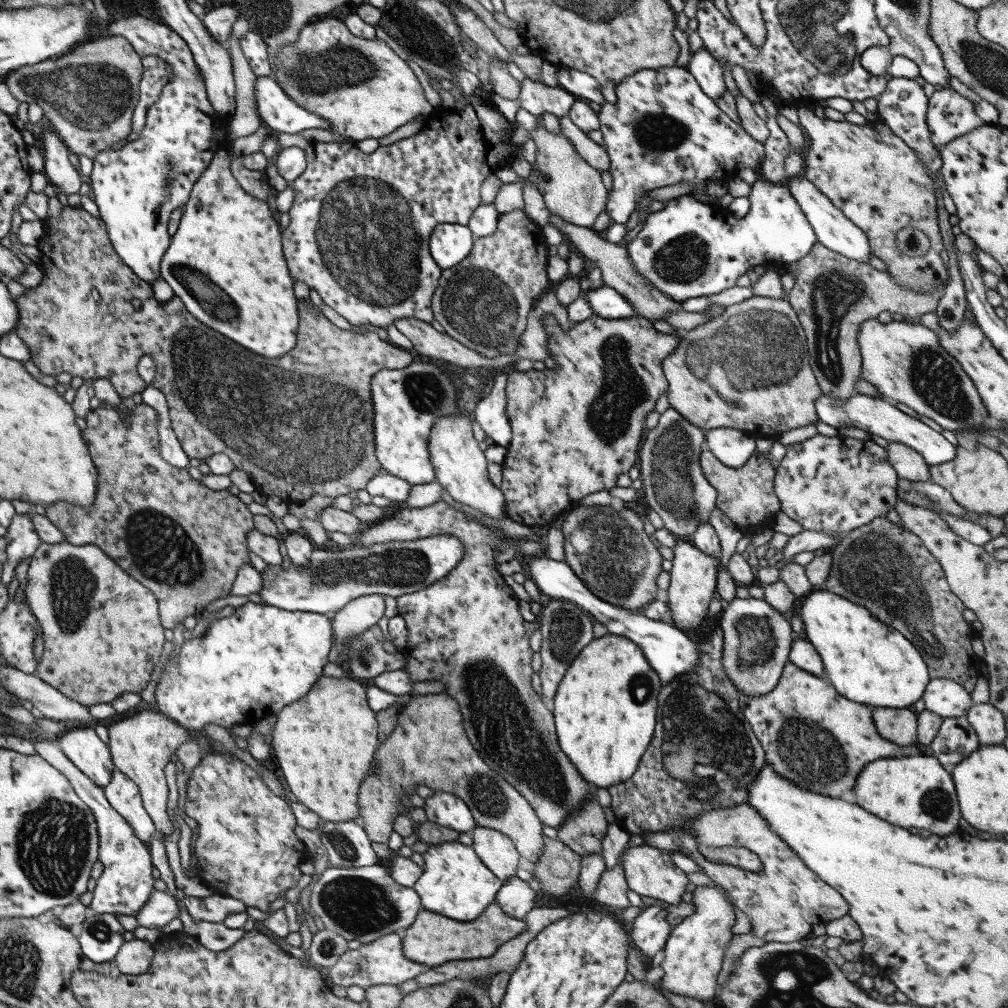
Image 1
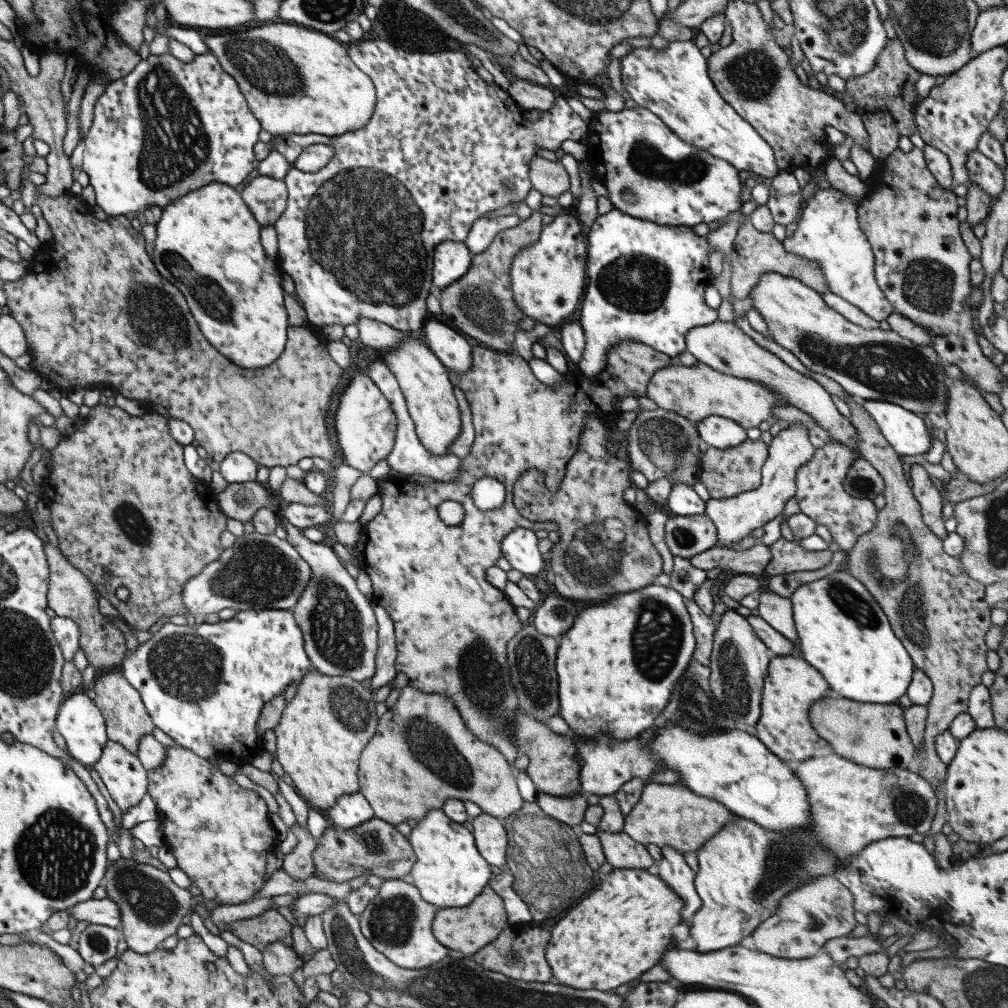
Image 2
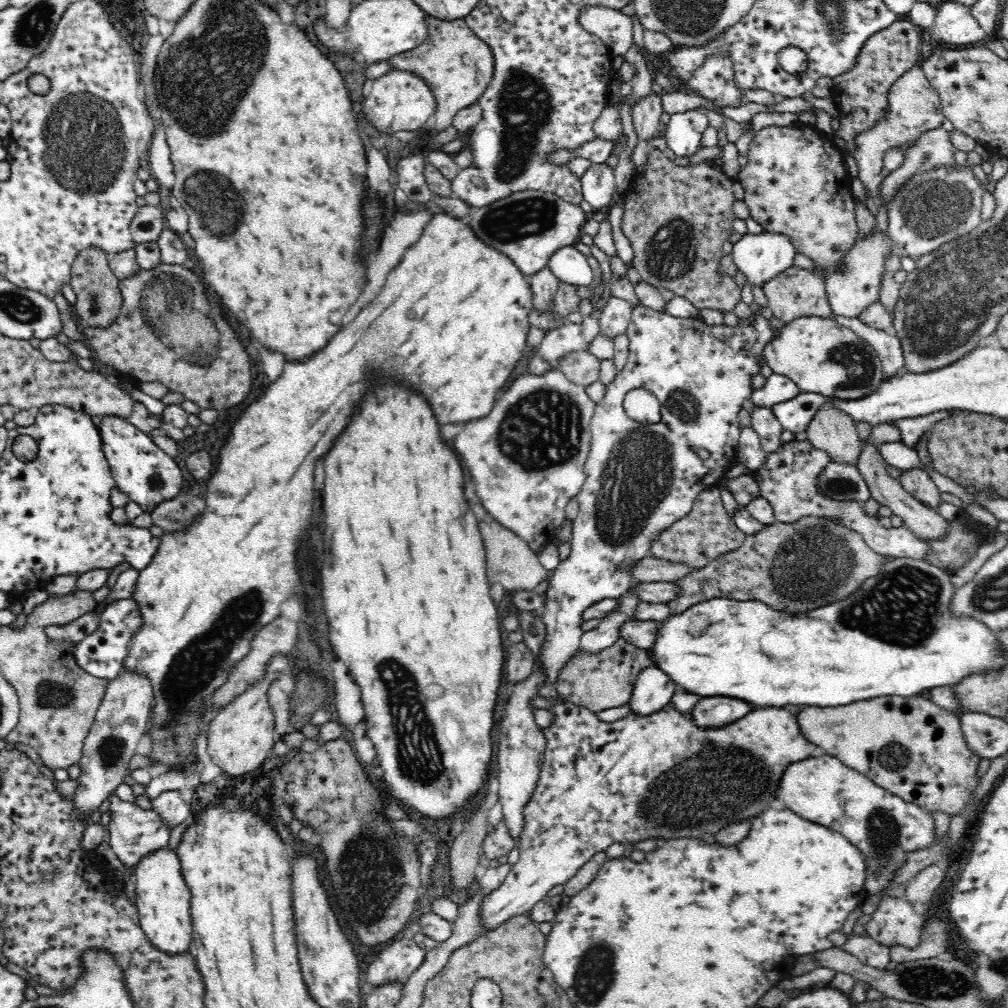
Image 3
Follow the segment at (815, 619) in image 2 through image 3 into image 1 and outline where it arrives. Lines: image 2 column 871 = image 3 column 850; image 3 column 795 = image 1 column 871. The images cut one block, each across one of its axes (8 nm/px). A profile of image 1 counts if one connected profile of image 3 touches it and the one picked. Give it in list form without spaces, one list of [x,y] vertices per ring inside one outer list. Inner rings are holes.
[[[811,592],[801,608],[803,632],[823,660],[831,686],[847,700],[879,708],[911,708],[929,684],[919,652],[897,630],[881,624],[865,608],[831,592]]]

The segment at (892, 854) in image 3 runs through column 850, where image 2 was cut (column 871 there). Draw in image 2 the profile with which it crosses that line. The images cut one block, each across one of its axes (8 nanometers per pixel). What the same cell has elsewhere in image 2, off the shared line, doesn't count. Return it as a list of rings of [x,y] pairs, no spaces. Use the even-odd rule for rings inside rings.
[[[835,754],[823,758],[803,760],[795,770],[795,778],[801,782],[811,810],[813,828],[809,832],[771,832],[761,828],[759,824],[749,822],[747,818],[735,816],[733,824],[725,824],[721,832],[713,834],[711,840],[705,842],[703,848],[697,850],[697,874],[695,874],[695,890],[703,902],[699,912],[689,922],[689,936],[697,942],[695,952],[717,952],[721,948],[737,946],[741,938],[751,936],[753,930],[767,918],[777,912],[781,898],[809,882],[815,876],[833,876],[837,862],[845,862],[845,858],[859,854],[867,844],[885,838],[909,838],[911,834],[927,834],[931,820],[937,810],[935,790],[921,778],[919,774],[907,772],[907,768],[865,768],[853,764],[851,760],[839,758]]]

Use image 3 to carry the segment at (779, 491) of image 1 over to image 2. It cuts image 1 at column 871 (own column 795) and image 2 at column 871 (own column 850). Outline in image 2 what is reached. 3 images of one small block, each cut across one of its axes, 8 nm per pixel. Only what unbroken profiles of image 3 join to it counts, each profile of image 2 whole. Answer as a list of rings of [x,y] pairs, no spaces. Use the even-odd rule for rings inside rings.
[[[831,440],[823,448],[815,448],[811,460],[805,466],[801,466],[795,476],[797,492],[793,498],[797,500],[801,514],[813,520],[817,526],[825,526],[833,542],[837,542],[837,546],[843,552],[849,552],[863,534],[875,528],[875,518],[879,512],[875,510],[871,500],[853,498],[843,488],[843,480],[849,472],[849,466],[853,466],[855,460],[857,456],[853,450],[849,450],[845,444]]]

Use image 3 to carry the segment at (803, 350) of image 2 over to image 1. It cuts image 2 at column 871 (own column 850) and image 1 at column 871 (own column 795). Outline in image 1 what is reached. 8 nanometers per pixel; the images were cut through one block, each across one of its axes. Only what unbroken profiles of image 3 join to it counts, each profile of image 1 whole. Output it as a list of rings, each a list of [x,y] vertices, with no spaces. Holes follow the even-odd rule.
[[[867,320],[857,334],[861,350],[861,378],[875,386],[885,398],[907,404],[913,412],[931,418],[943,430],[977,432],[983,430],[983,420],[989,412],[979,398],[973,382],[965,376],[961,364],[951,358],[939,344],[937,334],[919,322],[889,322],[879,324]]]

